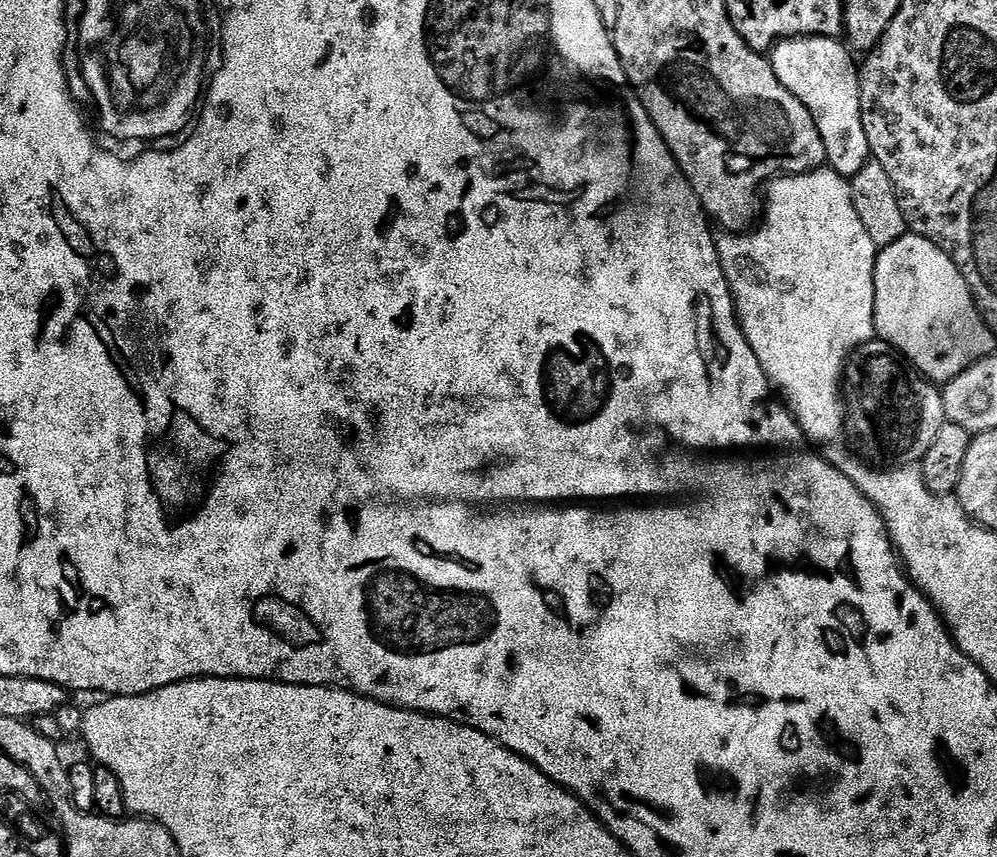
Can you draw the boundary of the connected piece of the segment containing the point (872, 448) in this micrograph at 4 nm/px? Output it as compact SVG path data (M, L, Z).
M879 338L867 340L848 357L842 395L850 413L850 432L860 443L859 451L877 468L919 465L946 423L943 391L927 376L921 376L894 345Z

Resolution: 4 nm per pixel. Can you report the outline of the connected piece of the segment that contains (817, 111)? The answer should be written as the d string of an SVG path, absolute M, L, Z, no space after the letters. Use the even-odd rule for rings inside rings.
M794 36L790 40L779 41L771 49L770 59L778 82L782 82L782 86L786 86L786 90L790 90L806 110L810 110L810 118L814 118L814 126L818 126L818 134L822 136L822 146L826 146L827 167L839 176L851 178L868 164L872 151L870 142L866 142L866 130L862 130L860 69L857 61L852 61L853 53L840 42L830 36Z

